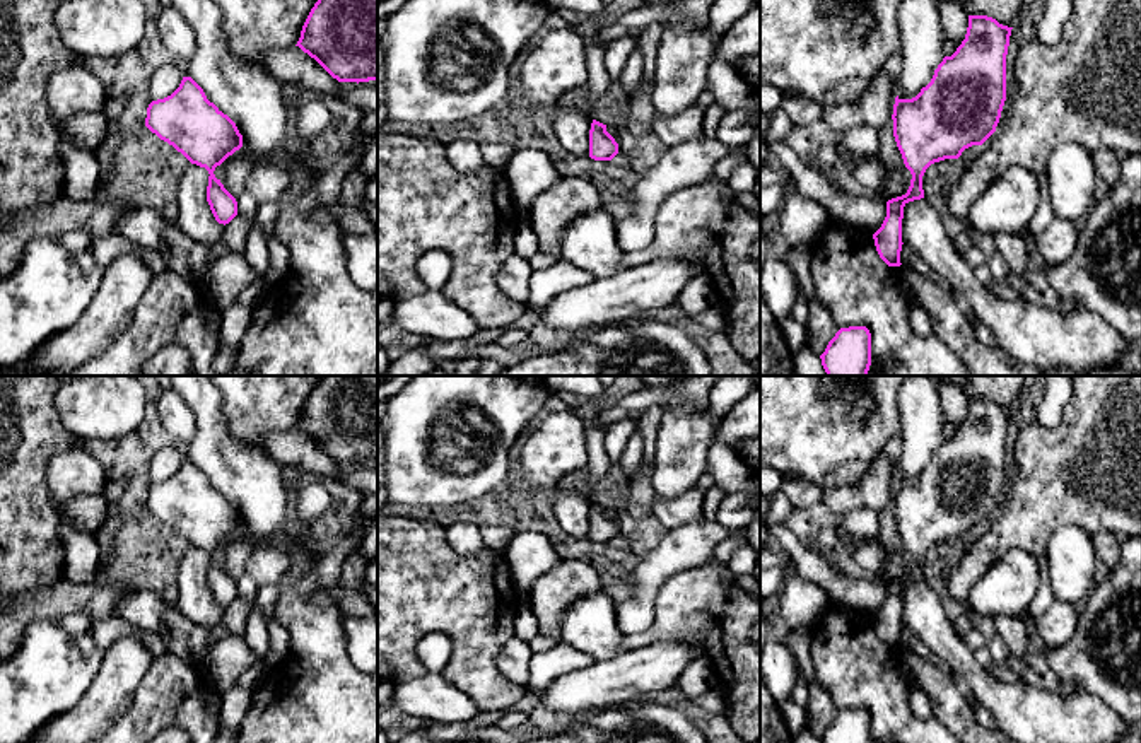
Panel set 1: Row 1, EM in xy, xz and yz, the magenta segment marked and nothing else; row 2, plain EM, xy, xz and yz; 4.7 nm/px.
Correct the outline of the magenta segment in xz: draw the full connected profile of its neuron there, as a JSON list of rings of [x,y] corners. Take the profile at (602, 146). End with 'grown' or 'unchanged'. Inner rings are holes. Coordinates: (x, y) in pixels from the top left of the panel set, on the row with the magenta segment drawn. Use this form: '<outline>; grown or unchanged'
[[[593,120],[589,130],[589,157],[594,161],[611,161],[618,154],[618,143],[606,132],[606,125]]]; unchanged

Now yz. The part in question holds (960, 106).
[[[968,15],[968,27],[965,39],[951,56],[945,56],[934,70],[931,82],[921,89],[912,99],[895,97],[893,104],[893,137],[902,154],[905,167],[910,171],[912,179],[905,195],[886,202],[886,217],[881,227],[873,234],[876,251],[888,266],[900,266],[902,251],[902,219],[904,207],[909,202],[924,198],[922,176],[926,169],[945,159],[958,159],[962,152],[972,145],[982,145],[994,132],[1001,118],[1006,101],[1006,55],[1009,46],[1011,29],[999,24],[987,15]]]; unchanged

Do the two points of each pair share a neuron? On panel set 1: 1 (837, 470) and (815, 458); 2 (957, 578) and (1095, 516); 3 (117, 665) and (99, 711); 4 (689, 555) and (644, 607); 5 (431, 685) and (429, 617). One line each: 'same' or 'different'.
1: same
2: same
3: same
4: same
5: different

